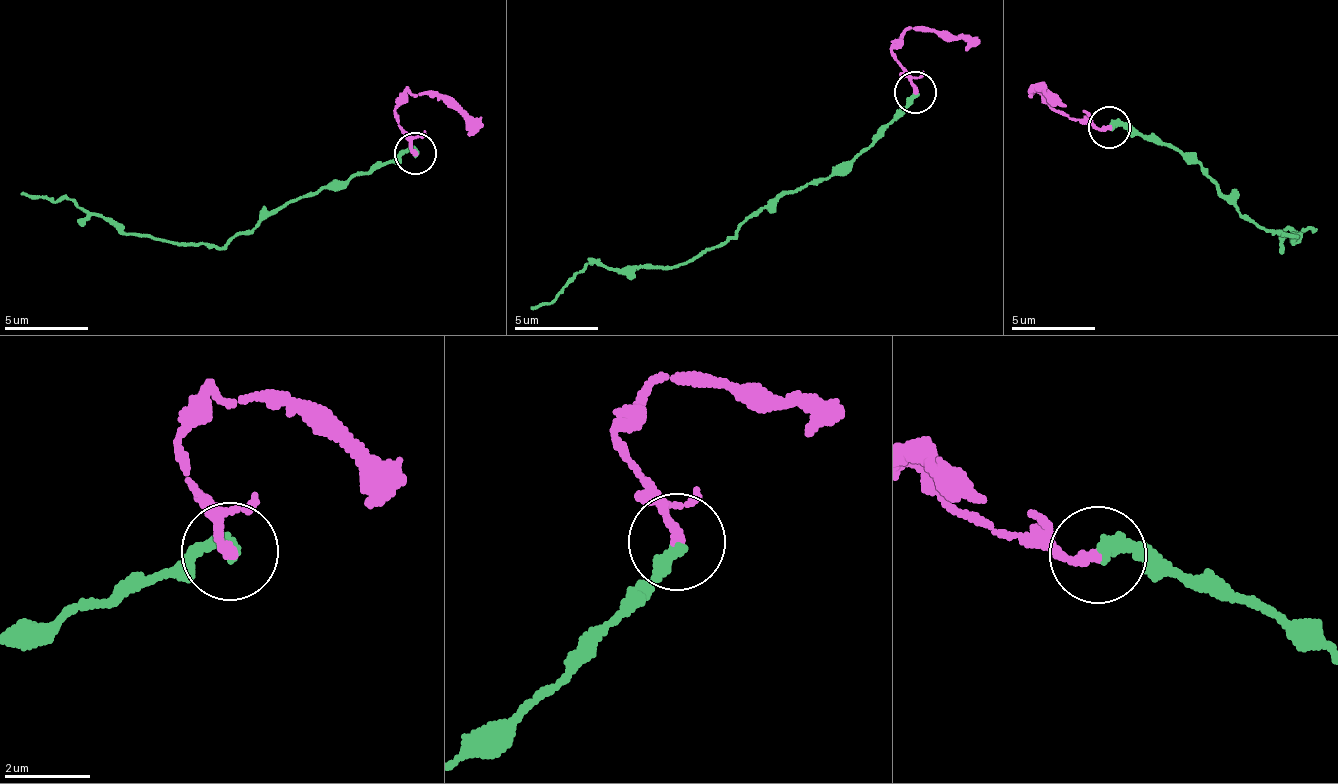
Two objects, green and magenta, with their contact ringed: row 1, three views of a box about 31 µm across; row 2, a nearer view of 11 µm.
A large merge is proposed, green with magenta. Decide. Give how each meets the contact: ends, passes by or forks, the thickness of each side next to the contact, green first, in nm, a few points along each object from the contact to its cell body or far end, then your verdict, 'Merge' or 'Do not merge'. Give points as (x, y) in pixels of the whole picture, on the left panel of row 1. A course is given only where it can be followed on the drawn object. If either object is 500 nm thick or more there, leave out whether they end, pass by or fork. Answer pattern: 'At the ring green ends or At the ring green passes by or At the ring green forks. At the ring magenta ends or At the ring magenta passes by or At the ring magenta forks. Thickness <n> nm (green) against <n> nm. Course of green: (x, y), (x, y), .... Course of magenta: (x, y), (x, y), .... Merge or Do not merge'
At the ring green ends. At the ring magenta ends. Thickness 280 nm (green) against 240 nm. Course of green: (416, 151), (323, 185), (214, 246), (121, 233), (76, 205), (19, 193). Course of magenta: (416, 151), (397, 120), (407, 92), (449, 99), (465, 119), (468, 137). Merge

